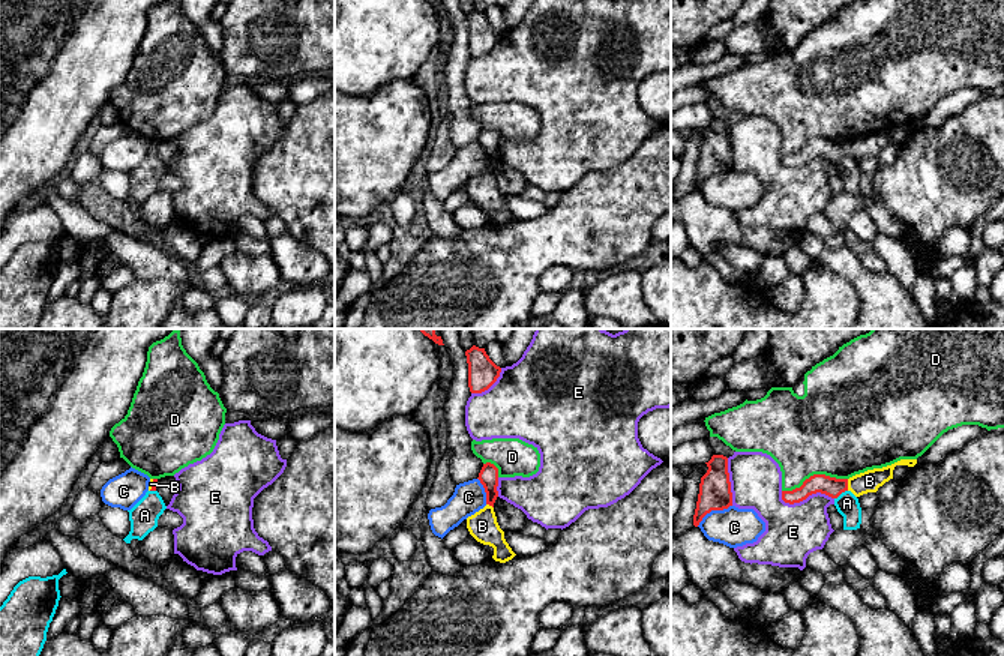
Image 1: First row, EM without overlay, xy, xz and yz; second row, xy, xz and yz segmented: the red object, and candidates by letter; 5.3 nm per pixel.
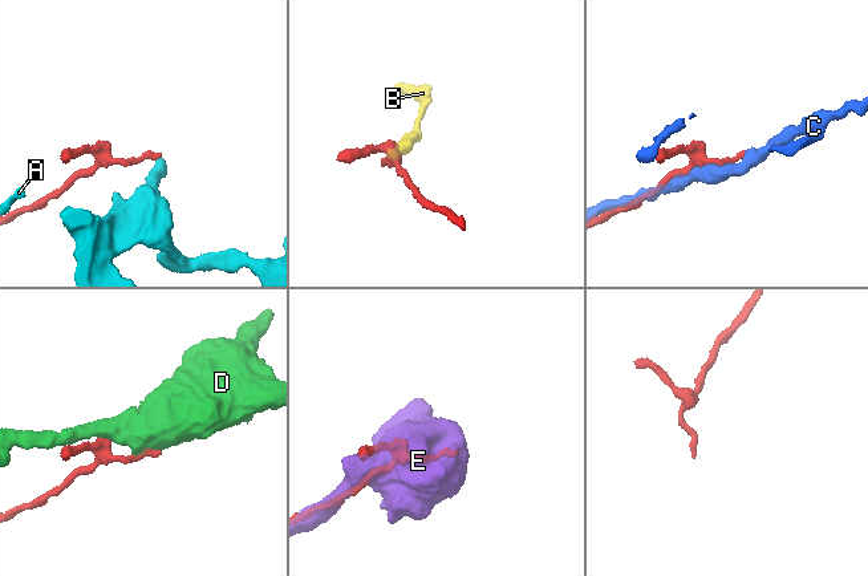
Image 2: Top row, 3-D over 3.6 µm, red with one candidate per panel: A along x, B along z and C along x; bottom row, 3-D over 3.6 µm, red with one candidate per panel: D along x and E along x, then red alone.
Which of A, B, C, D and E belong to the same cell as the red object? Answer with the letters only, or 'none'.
B

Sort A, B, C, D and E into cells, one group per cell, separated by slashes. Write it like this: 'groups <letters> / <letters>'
groups A / B / C / D / E

